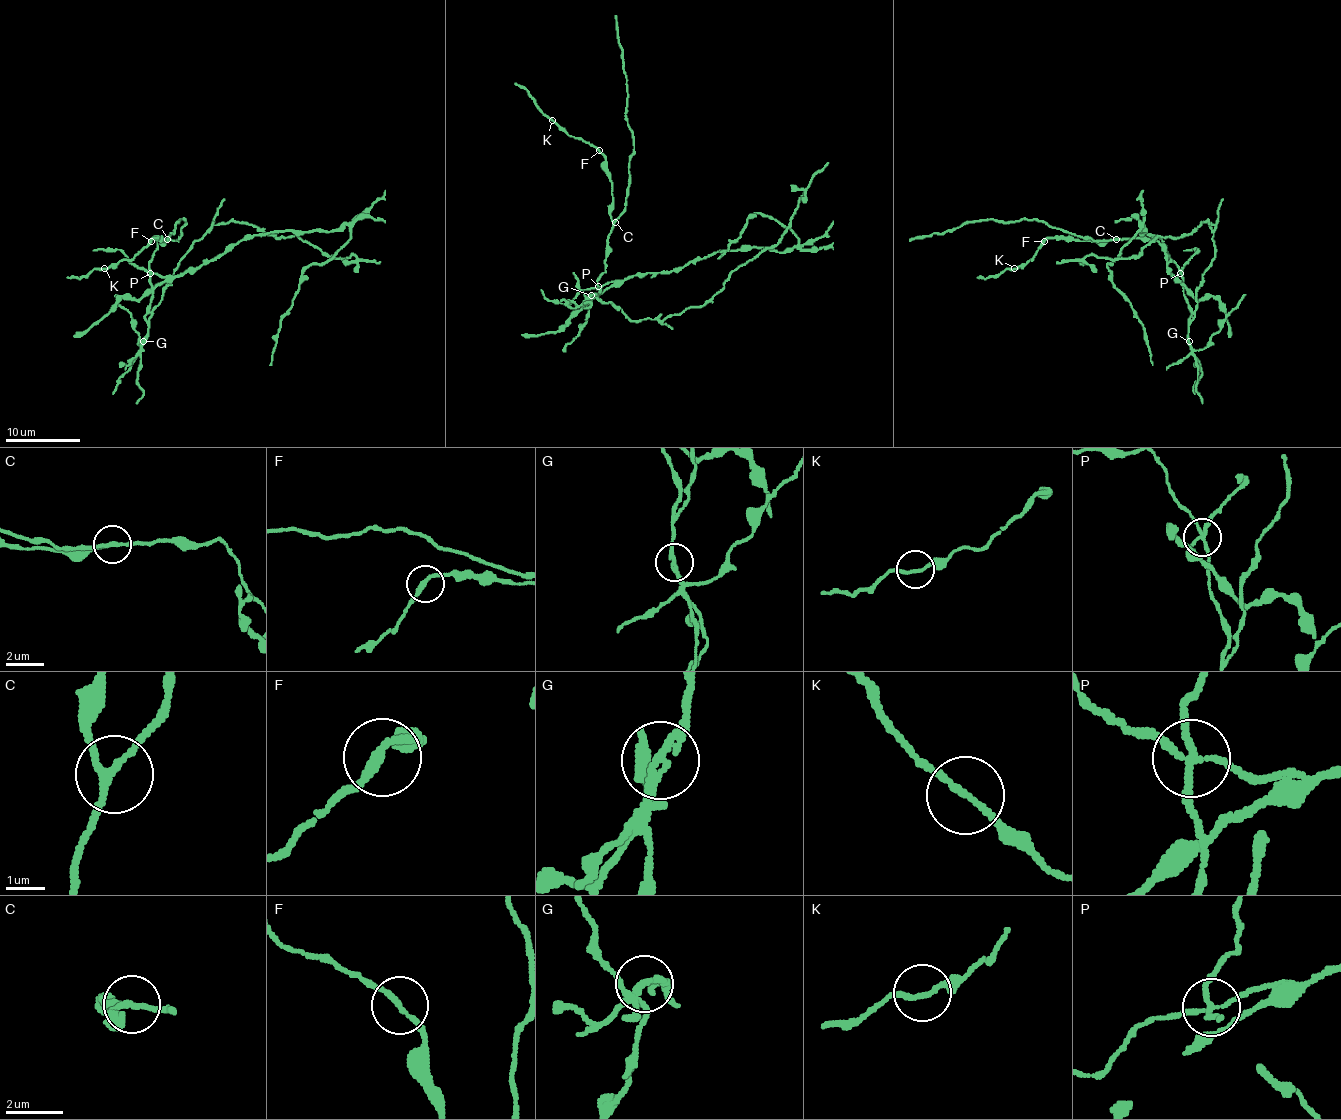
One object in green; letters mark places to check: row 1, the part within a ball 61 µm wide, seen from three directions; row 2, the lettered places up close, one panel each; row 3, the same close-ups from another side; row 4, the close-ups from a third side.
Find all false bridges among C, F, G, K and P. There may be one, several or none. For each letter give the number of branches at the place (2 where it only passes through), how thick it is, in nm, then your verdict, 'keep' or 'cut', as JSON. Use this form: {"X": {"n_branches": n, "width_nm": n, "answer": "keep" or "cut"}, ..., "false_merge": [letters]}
{"C": {"n_branches": 3, "width_nm": 170, "answer": "keep"}, "F": {"n_branches": 2, "width_nm": 220, "answer": "keep"}, "G": {"n_branches": 2, "width_nm": 200, "answer": "cut"}, "K": {"n_branches": 2, "width_nm": 150, "answer": "keep"}, "P": {"n_branches": 4, "width_nm": 170, "answer": "cut"}, "false_merge": ["G", "P"]}

